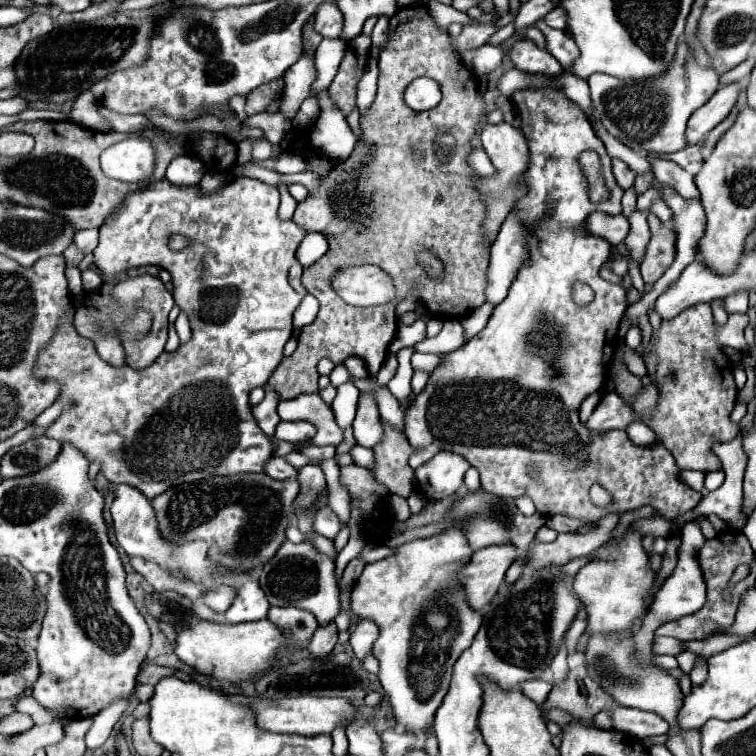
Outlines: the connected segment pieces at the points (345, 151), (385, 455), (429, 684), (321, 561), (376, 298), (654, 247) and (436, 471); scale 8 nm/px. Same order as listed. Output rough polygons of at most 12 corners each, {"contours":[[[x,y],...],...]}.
{"contours":[[[318,92],[320,116],[312,146],[336,162],[352,154],[358,140],[344,112]],[[382,420],[384,436],[374,446],[374,476],[392,494],[408,498],[414,448]],[[464,526],[368,564],[376,622],[398,724],[426,734],[482,614],[454,574]],[[310,540],[284,542],[262,566],[272,606],[340,614],[334,560]],[[348,266],[332,276],[352,306],[394,300],[392,278],[378,266]],[[652,212],[642,278],[658,280],[674,260],[674,230]],[[438,452],[418,468],[418,490],[442,500],[462,488],[470,464]]]}

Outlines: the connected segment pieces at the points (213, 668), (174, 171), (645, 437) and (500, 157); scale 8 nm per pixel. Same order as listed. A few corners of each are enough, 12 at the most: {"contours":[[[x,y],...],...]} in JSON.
{"contours":[[[200,620],[176,656],[222,680],[250,680],[284,646],[270,620]],[[190,156],[172,160],[166,180],[174,186],[196,186],[204,166]],[[642,422],[628,426],[628,436],[638,446],[650,446],[652,430]],[[508,122],[480,132],[494,176],[474,178],[486,204],[482,228],[490,242],[522,182],[528,150]]]}

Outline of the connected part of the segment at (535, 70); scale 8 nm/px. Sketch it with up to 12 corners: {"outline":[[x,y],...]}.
{"outline":[[516,40],[508,56],[516,70],[560,76],[562,66],[532,40]]}

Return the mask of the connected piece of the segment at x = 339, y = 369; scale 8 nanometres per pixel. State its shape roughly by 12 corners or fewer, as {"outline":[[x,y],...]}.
{"outline":[[344,364],[335,366],[329,375],[336,388],[351,379]]}

